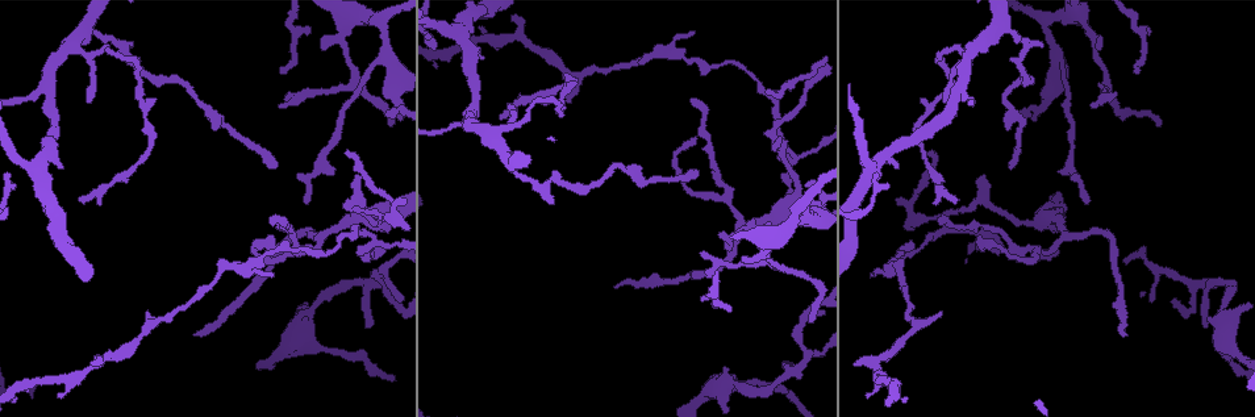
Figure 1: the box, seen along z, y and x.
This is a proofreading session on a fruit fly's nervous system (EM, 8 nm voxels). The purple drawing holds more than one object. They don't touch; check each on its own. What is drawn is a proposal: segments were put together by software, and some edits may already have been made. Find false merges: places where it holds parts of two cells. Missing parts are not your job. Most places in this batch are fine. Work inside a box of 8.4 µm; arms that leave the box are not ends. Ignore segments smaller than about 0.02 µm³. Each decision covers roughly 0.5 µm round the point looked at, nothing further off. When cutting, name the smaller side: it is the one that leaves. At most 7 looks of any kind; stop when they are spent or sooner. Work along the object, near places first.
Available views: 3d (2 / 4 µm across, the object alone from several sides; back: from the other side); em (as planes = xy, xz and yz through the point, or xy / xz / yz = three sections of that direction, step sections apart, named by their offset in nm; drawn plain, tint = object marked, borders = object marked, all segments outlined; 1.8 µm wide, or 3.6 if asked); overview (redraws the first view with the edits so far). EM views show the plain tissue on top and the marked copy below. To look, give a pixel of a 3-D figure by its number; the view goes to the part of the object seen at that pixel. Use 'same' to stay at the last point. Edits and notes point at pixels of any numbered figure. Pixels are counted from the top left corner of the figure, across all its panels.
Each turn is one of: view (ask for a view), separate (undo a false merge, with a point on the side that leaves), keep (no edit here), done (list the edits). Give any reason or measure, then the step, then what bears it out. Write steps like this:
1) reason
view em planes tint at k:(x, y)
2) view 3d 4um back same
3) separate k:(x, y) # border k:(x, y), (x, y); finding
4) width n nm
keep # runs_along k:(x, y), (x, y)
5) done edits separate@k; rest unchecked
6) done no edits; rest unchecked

a narrow waist
view 3d 4um at 1:(57, 381)

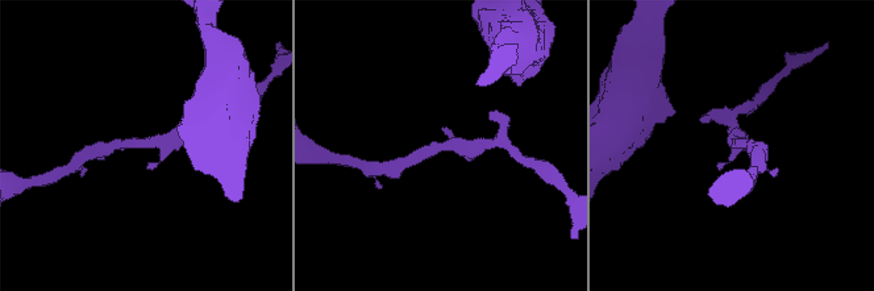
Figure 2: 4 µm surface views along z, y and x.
shape alone is not enough
view em 3.6um xz step 4 tint at 2:(440, 145)

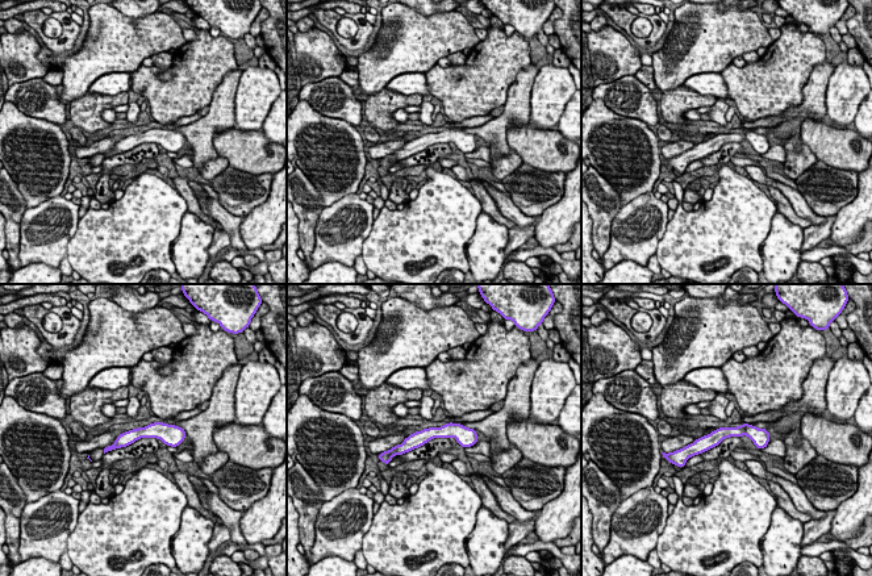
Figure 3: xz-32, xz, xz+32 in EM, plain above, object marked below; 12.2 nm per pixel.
view em 3.6um planes tint same

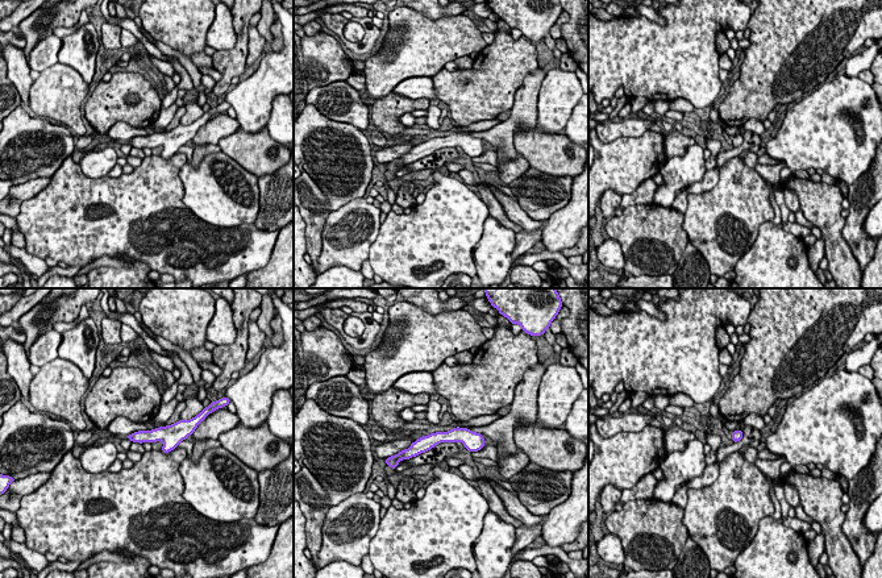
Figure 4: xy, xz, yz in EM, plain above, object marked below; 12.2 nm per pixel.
keep # runs_along 4:(479, 437), (440, 436), (408, 453); all the same cell

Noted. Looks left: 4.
thick turns thin
view em planes tint at 1:(393, 95)

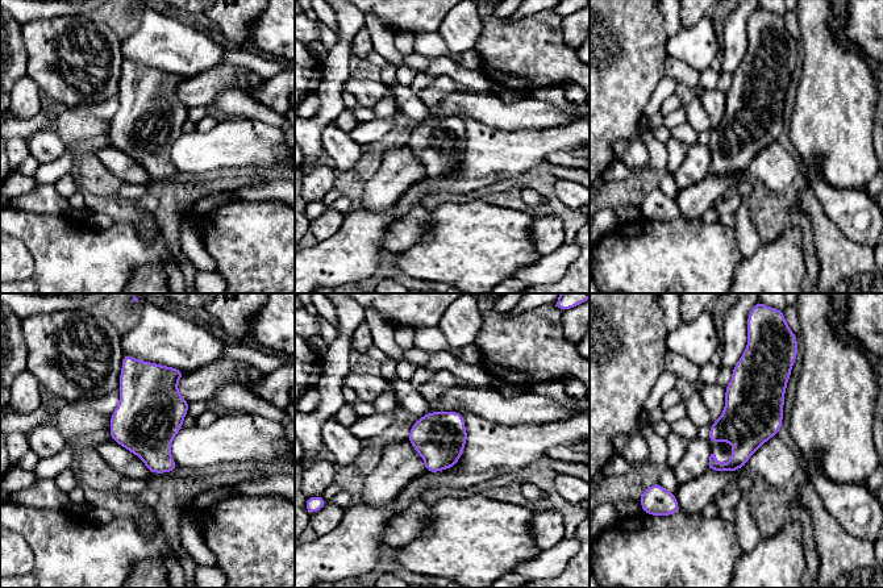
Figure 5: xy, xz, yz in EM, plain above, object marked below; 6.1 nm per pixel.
keep # all the same cell

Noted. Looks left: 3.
three-way junction
view em xy step 4 tint at 1:(1196, 281)

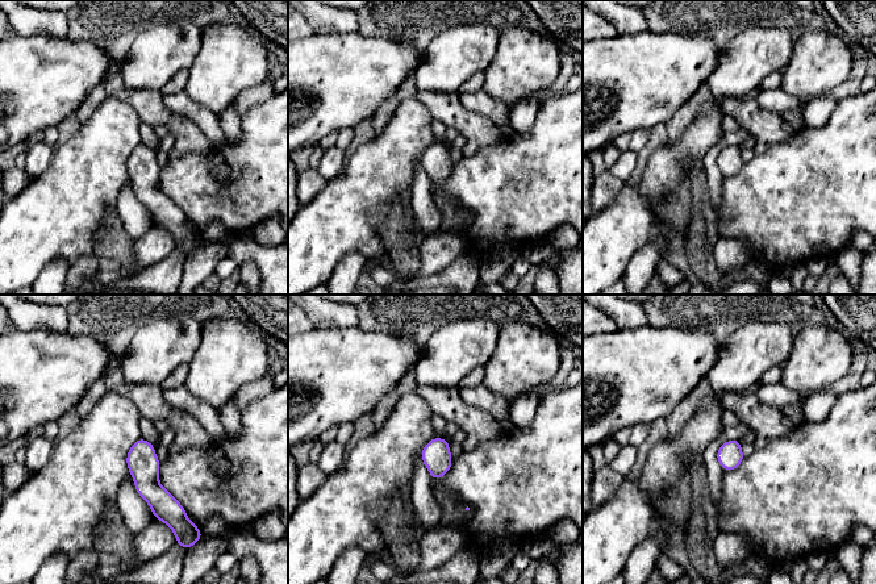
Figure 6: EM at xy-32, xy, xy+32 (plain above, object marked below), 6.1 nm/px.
view em planes tint same

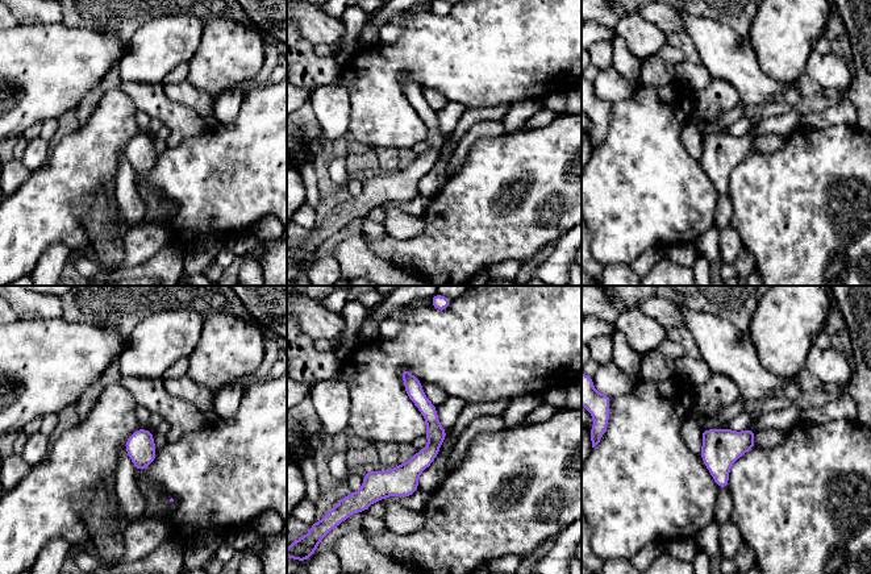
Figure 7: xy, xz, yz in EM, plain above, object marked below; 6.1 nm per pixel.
keep # runs_along 7:(404, 370), (433, 448), (374, 483); continuous, no second cell

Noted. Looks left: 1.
done no edits; rest unchecked

